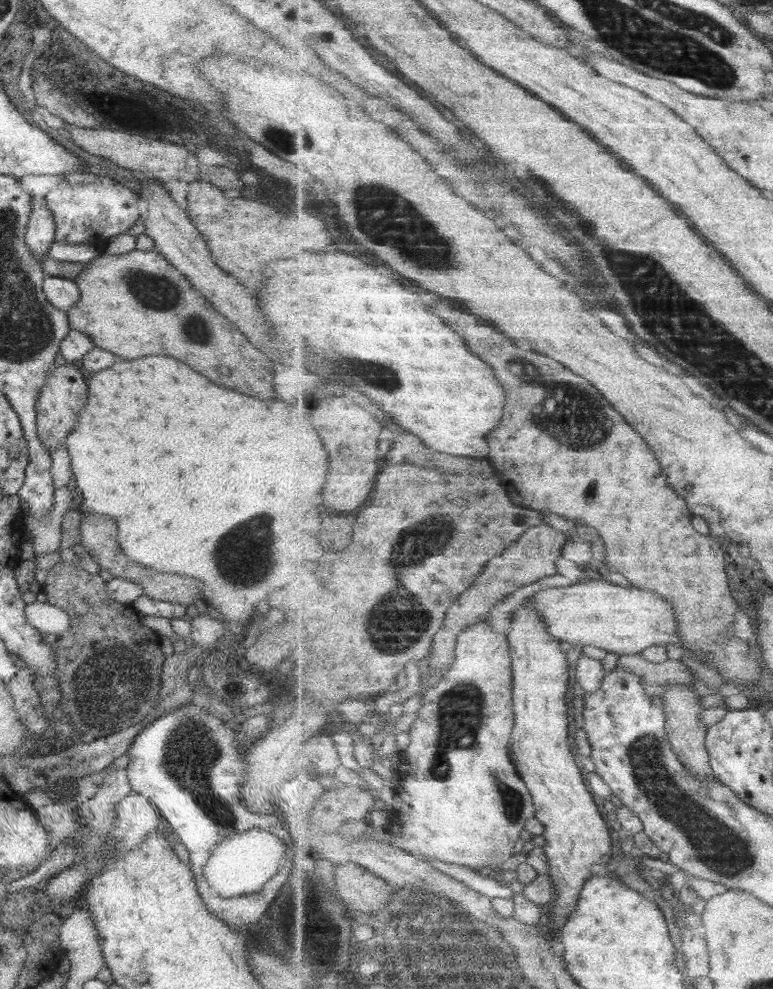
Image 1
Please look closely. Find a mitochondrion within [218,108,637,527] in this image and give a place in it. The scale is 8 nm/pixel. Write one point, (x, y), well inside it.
(388, 221)

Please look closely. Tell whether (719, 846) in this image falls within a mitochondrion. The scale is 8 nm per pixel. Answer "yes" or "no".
yes

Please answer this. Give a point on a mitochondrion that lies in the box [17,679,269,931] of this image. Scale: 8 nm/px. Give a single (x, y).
(190, 759)

